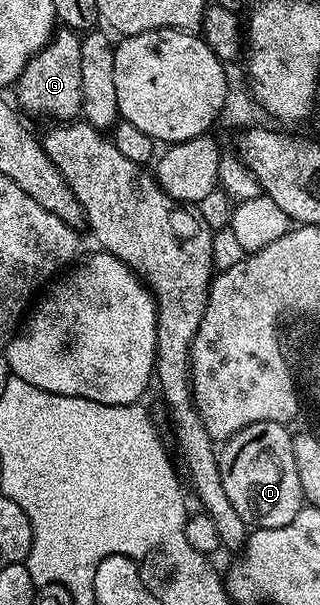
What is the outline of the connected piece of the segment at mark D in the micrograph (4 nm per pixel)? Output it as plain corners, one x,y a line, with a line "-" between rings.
261,422
248,424
240,432
225,439
218,456
220,480
232,508
251,527
280,528
288,524
304,505
300,476
296,476
296,456
292,456
294,439
291,431
281,422

